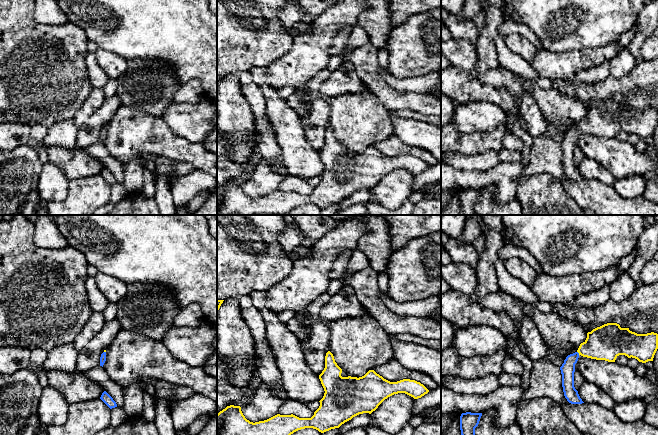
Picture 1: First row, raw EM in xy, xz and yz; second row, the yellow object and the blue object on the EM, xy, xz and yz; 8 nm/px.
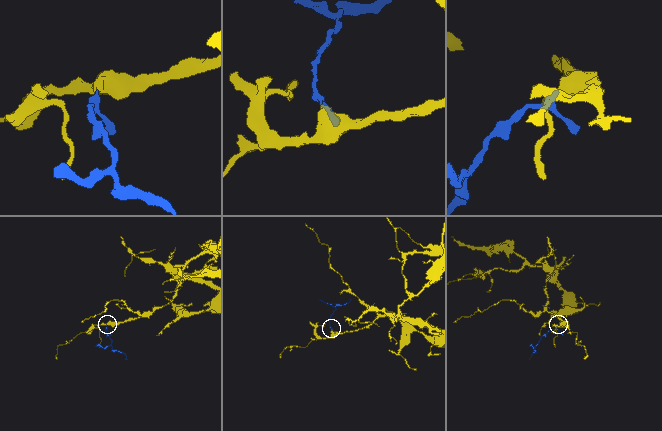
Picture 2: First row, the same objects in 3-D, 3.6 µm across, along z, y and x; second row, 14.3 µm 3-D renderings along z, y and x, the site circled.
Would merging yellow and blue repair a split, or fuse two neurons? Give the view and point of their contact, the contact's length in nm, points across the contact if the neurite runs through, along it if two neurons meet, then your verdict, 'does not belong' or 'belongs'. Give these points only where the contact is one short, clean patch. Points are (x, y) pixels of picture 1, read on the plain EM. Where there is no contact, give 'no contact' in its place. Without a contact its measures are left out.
yz (578, 128) | 40 nm | across yz (606, 118), (578, 128), (569, 138), (567, 145) | belongs

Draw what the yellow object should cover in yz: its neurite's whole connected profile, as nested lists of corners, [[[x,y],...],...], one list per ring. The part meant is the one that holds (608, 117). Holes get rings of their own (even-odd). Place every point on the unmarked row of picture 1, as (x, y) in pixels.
[[[607,99],[587,109],[578,126],[570,130],[560,143],[564,172],[571,180],[584,179],[574,163],[575,140],[579,132],[615,138],[619,131],[635,134],[639,138],[653,137],[658,125],[658,110],[637,110],[617,99]]]

